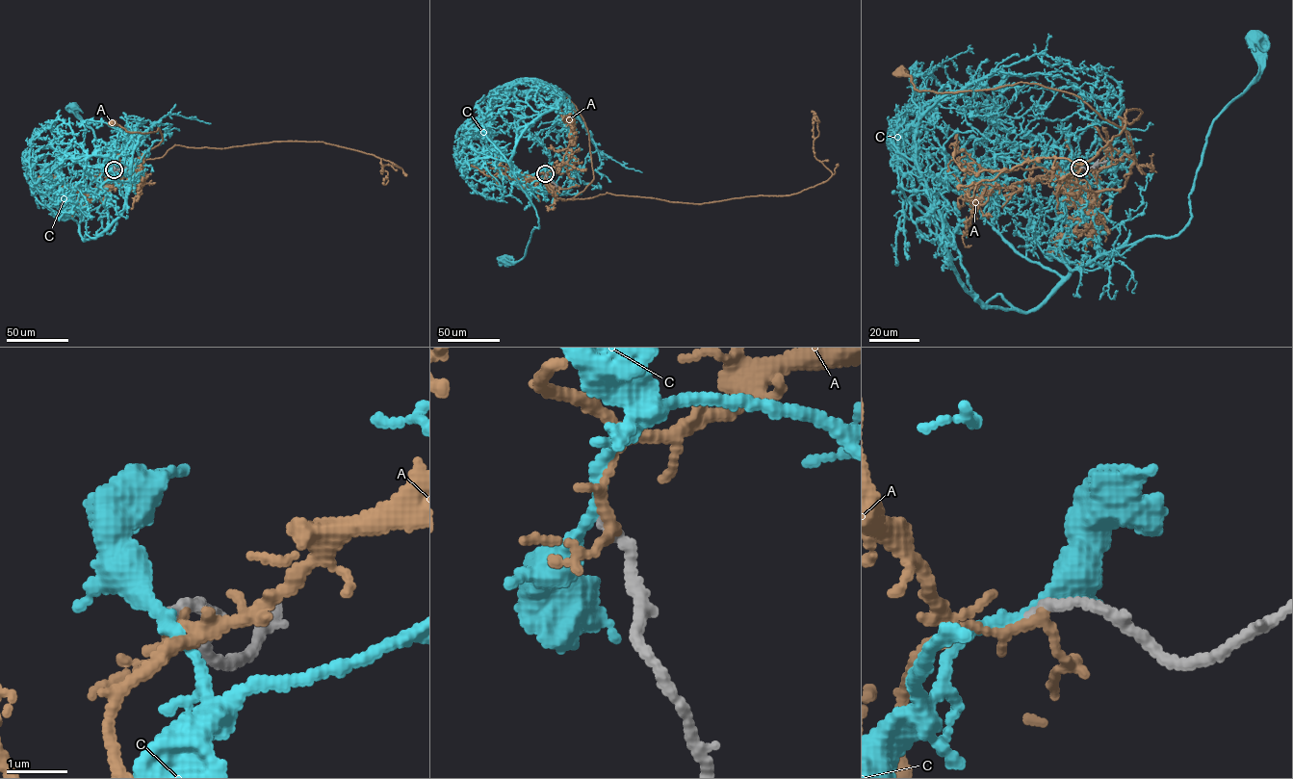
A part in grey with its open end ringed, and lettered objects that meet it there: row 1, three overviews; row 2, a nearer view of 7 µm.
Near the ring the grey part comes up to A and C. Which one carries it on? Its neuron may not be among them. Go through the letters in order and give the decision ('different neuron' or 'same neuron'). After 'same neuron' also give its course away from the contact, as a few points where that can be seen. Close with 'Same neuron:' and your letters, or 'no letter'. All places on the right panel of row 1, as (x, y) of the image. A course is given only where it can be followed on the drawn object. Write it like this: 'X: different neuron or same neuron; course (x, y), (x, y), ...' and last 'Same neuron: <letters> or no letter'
A: different neuron
C: same neuron; course (1080, 168), (1069, 189), (1091, 215), (1059, 245), (1072, 269), (1176, 236), (1210, 125), (1258, 75), (1255, 37)
Same neuron: C

